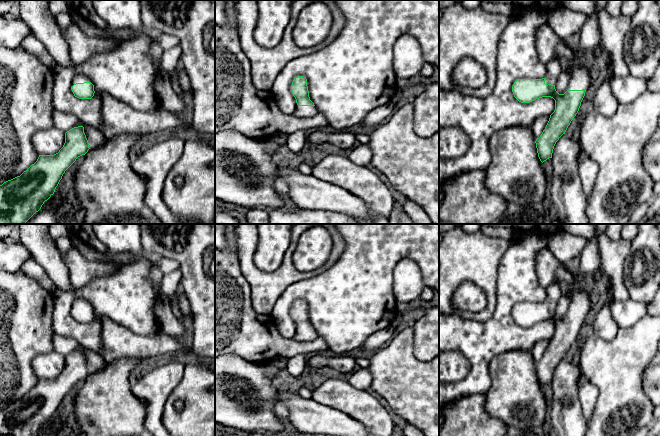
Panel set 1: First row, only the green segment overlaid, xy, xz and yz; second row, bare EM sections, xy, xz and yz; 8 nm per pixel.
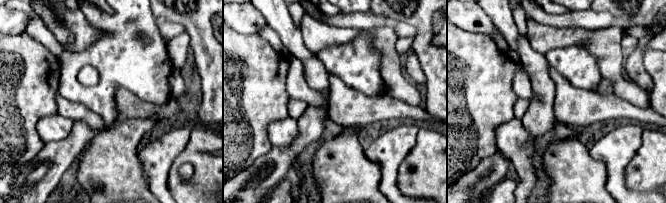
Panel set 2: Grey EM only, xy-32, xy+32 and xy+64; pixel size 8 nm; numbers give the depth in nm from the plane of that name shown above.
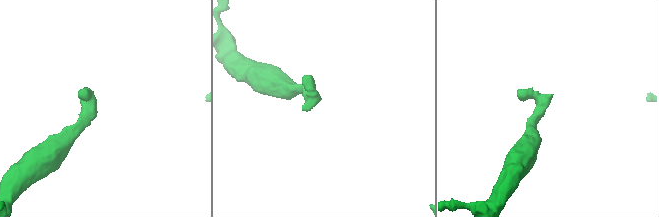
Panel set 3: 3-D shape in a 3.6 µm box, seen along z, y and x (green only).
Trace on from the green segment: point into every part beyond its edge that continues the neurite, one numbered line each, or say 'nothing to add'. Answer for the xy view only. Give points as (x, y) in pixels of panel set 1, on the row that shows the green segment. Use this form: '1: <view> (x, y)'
1: xy (80, 78)

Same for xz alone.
1: xz (300, 111)

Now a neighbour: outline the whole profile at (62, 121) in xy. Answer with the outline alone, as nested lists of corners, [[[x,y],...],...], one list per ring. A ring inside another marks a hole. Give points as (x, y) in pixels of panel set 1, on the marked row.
[[[54,110],[53,115],[54,127],[63,132],[67,132],[70,129],[78,126],[84,127],[84,133],[89,143],[89,148],[96,148],[107,140],[103,133],[93,127],[84,125],[76,116]]]

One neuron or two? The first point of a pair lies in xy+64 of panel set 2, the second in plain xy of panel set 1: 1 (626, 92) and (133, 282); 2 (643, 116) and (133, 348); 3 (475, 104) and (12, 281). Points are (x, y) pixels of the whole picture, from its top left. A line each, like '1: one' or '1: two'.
1: two
2: one
3: one

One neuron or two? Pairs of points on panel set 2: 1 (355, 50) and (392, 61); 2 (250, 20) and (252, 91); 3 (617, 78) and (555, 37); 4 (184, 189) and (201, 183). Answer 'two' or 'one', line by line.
1: two
2: two
3: one
4: one

